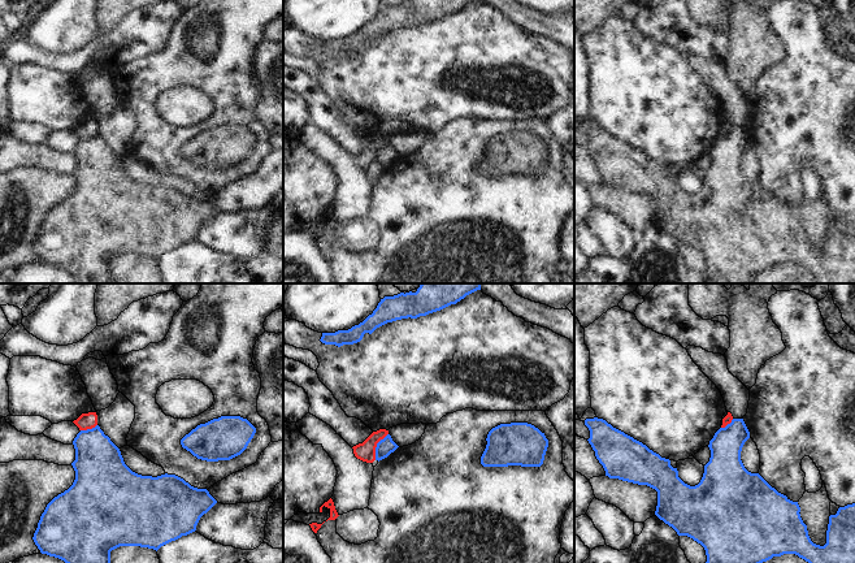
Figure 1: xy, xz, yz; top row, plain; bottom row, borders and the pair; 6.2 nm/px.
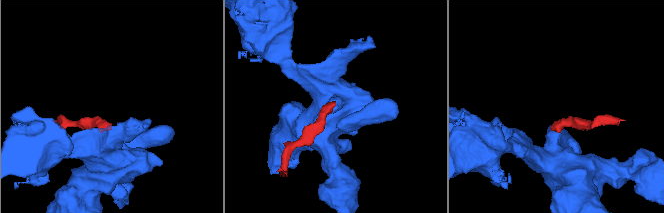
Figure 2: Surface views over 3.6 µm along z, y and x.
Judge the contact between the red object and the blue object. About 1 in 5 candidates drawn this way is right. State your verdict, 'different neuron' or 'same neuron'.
different neuron

